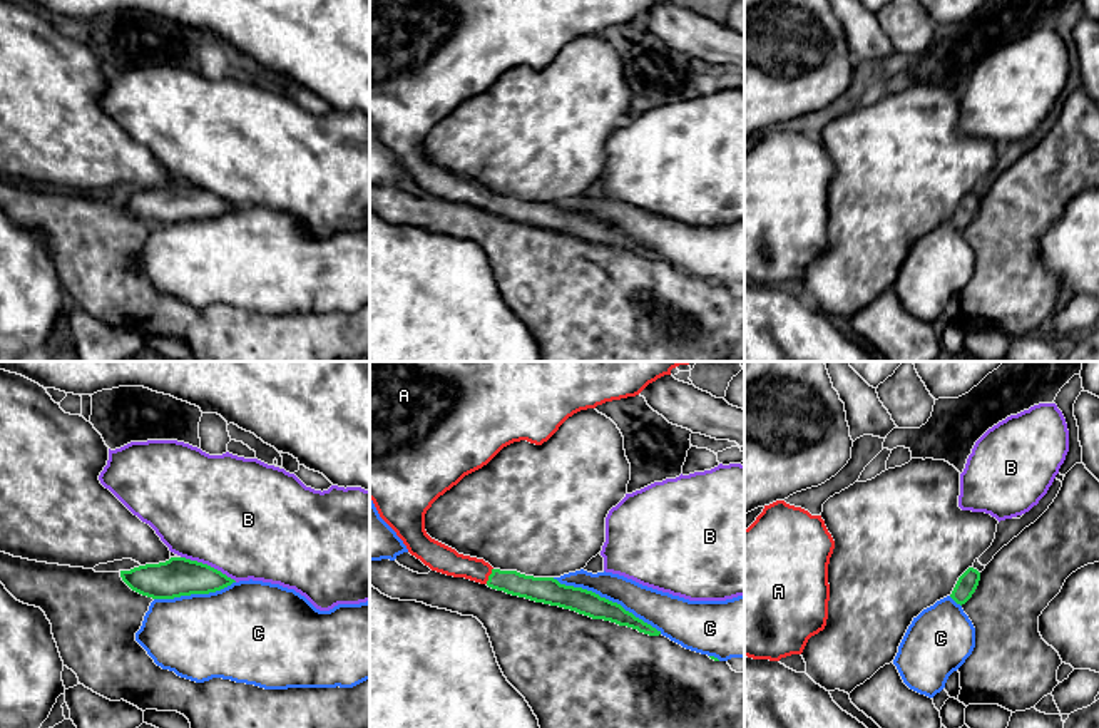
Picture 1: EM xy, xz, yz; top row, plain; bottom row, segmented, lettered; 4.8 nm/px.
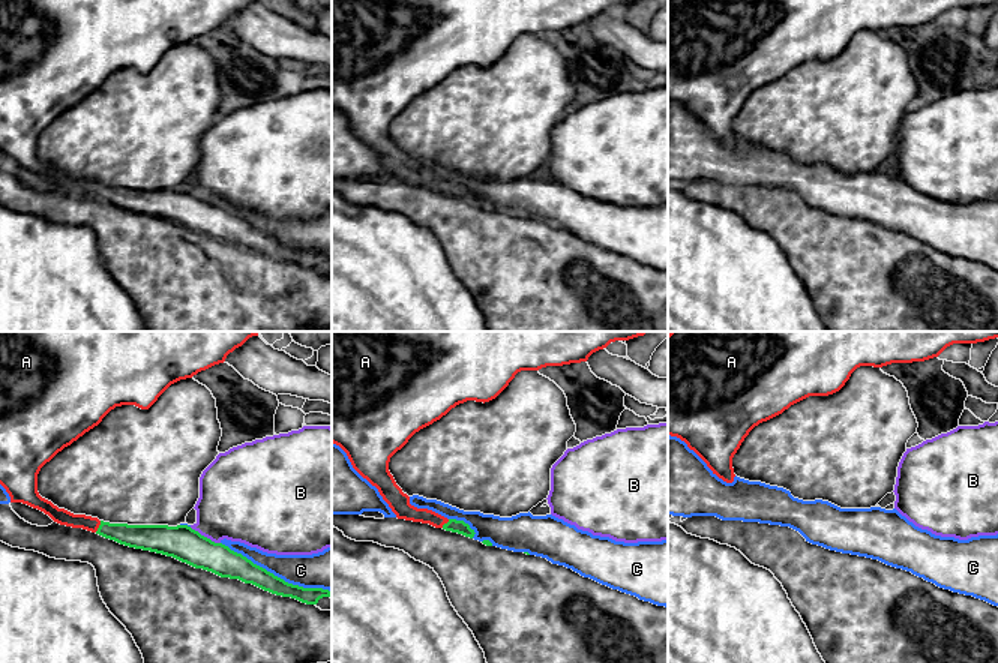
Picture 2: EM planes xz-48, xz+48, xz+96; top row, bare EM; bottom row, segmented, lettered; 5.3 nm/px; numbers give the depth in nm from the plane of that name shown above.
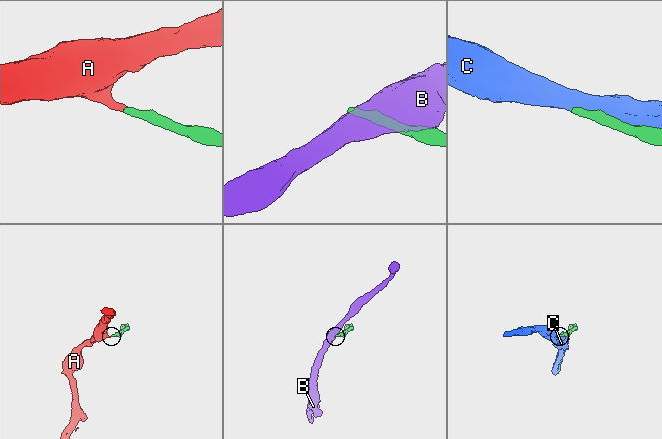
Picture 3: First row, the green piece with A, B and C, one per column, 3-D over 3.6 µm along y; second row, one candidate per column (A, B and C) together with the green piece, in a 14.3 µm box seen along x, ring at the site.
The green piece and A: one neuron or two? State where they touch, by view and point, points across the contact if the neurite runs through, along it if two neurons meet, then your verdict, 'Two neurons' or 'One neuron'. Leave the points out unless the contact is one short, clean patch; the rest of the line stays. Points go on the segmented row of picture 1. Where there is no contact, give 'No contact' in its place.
Touches green at xz (489, 576). Path across: xz (539, 589), (489, 576), (440, 558). One neuron

